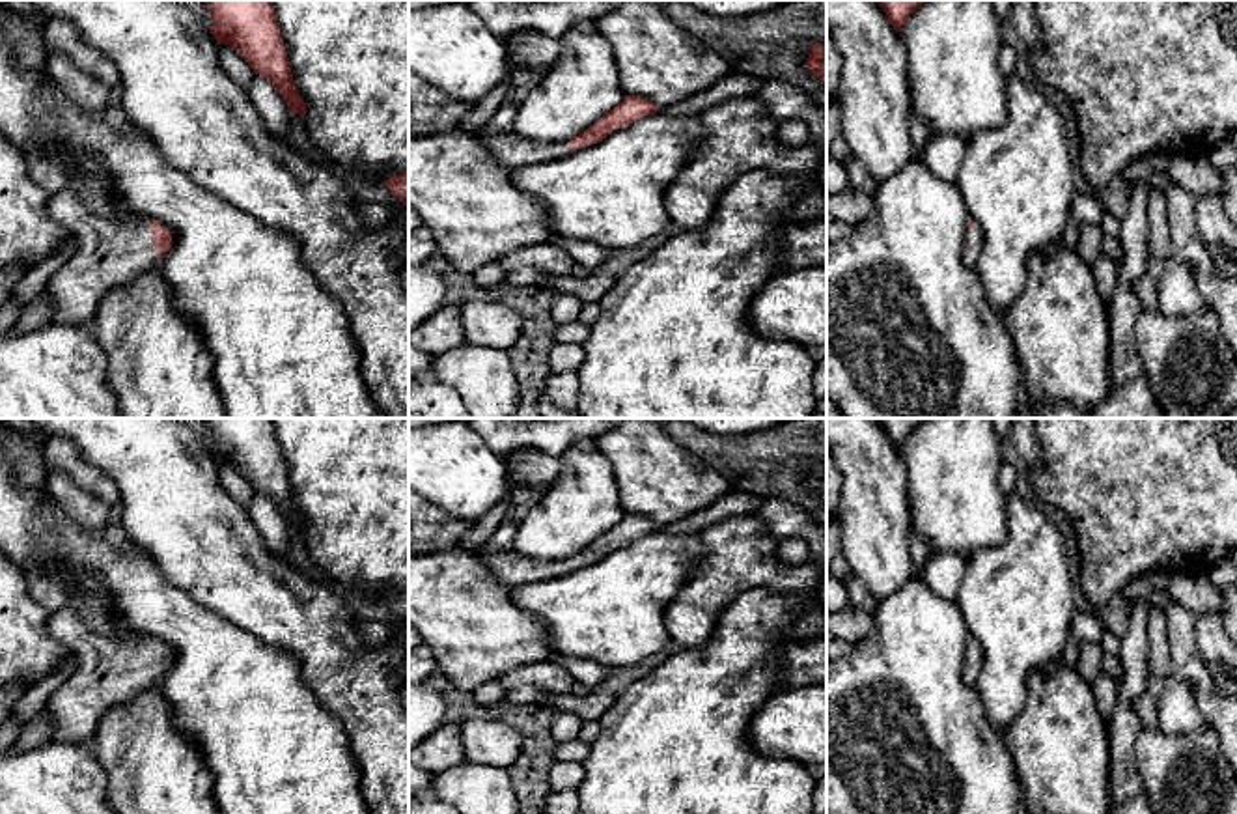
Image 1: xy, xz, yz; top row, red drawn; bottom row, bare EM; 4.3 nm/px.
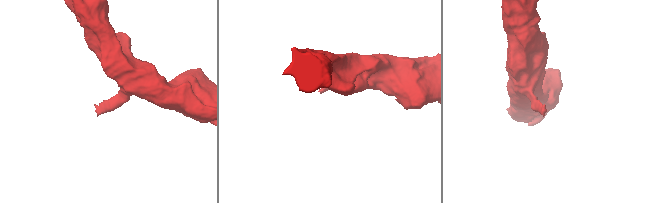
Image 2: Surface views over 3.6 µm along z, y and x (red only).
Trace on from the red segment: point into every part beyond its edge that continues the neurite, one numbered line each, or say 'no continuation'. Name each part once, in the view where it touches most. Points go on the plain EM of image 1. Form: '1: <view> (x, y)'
1: xy (109, 671)

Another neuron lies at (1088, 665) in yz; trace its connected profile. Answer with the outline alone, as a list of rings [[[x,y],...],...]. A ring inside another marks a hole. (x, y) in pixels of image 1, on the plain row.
[[[1082,644],[1080,657],[1077,663],[1078,674],[1091,685],[1095,678],[1101,674],[1101,661],[1105,657],[1105,650],[1101,644]]]

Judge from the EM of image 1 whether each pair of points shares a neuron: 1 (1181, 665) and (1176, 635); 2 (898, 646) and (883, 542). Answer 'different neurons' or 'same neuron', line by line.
1: same neuron
2: different neurons

